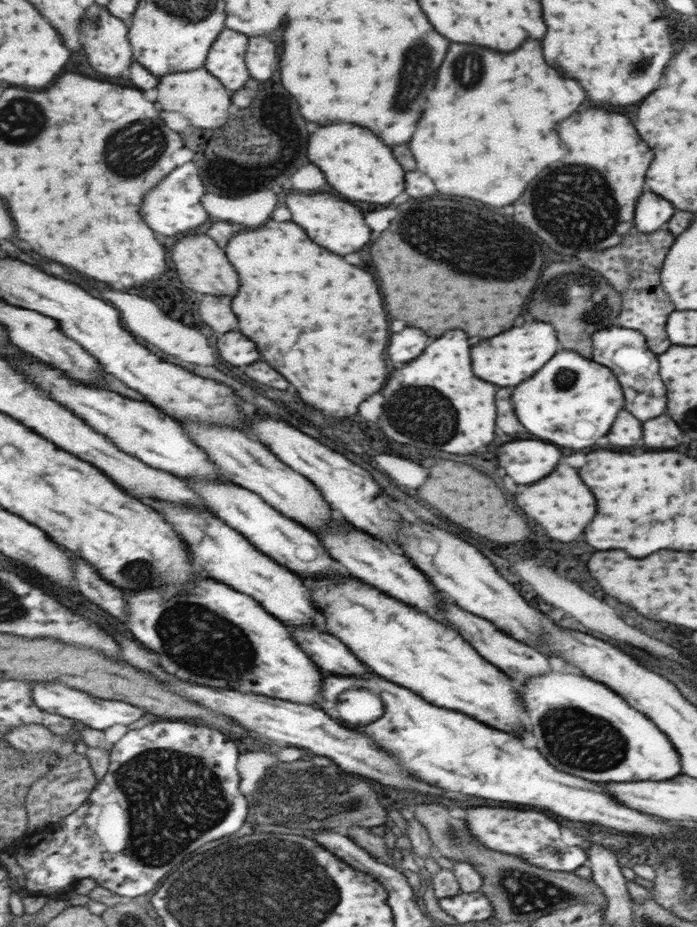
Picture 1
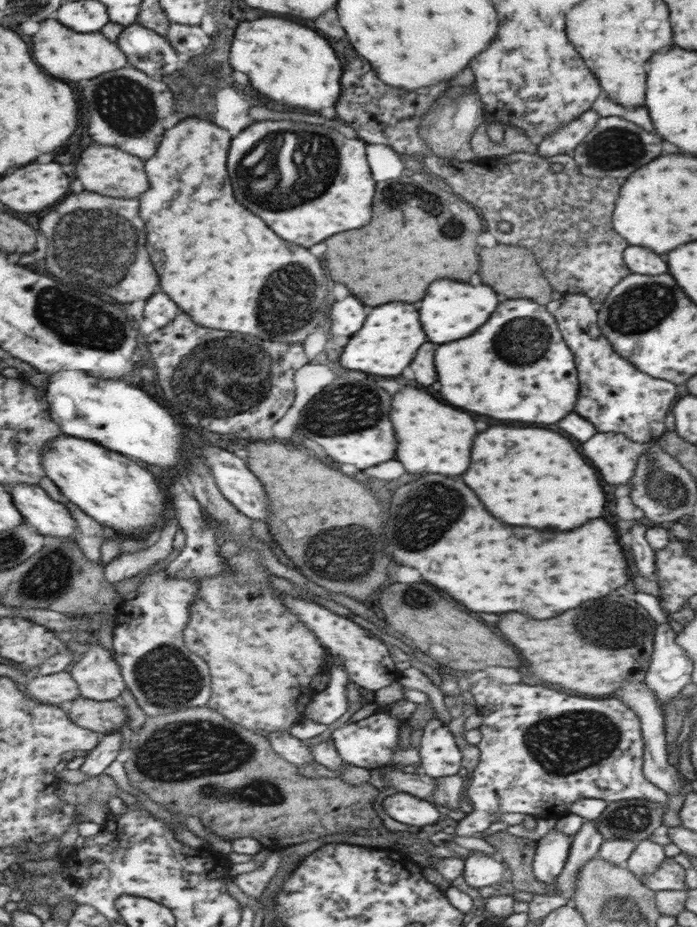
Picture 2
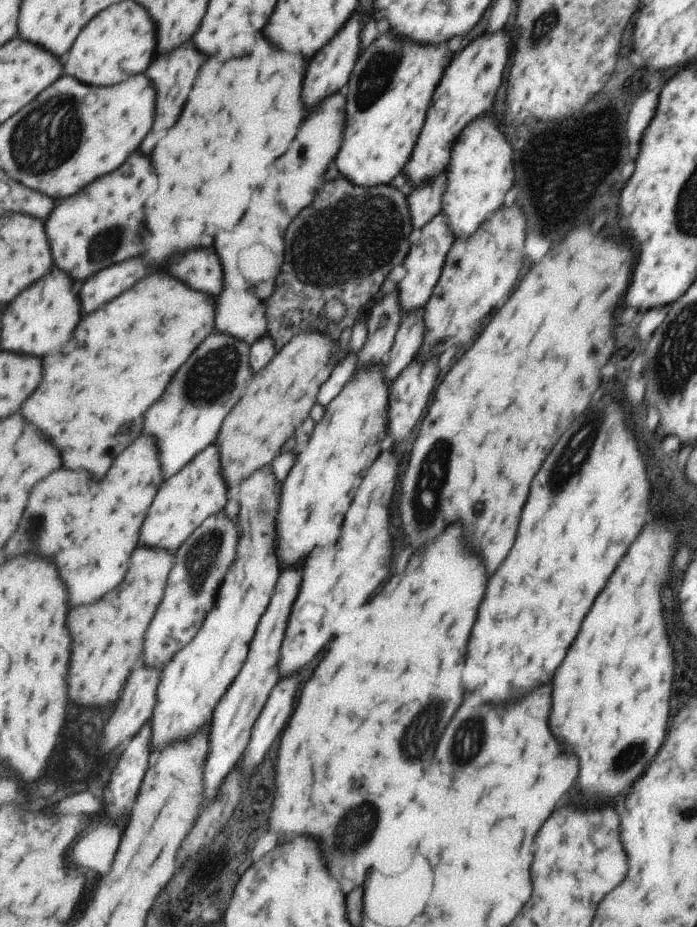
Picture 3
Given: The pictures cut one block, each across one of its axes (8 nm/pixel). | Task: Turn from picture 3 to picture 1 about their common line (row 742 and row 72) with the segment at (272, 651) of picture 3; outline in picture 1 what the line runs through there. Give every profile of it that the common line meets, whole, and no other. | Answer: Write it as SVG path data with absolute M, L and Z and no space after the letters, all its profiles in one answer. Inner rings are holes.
M225 28L207 58L207 70L213 72L231 92L237 92L249 78L253 78L247 68L249 42L251 38L247 34Z

